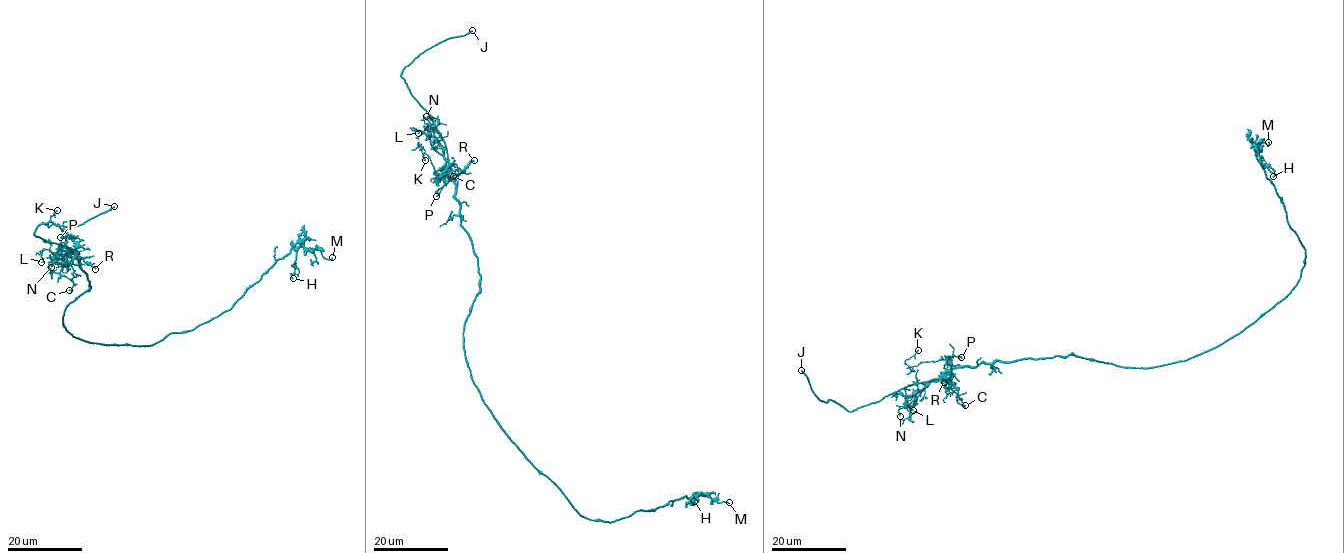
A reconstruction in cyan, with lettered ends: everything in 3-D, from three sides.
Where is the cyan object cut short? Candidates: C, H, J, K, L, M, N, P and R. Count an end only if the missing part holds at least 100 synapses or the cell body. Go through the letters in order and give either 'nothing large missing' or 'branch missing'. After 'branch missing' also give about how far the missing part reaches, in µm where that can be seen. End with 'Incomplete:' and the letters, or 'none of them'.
C: nothing large missing
H: nothing large missing
J: branch missing; about 10 µm are missing
K: nothing large missing
L: nothing large missing
M: nothing large missing
N: nothing large missing
P: nothing large missing
R: nothing large missing
Incomplete: J

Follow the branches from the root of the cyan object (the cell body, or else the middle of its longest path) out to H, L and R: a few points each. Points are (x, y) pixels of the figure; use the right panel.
H: (1138, 368), (1180, 362), (1215, 348), (1296, 284), (1305, 251), (1257, 158), (1258, 150), (1273, 176)
L: (1138, 368), (1071, 355), (954, 367), (931, 381), (917, 396), (906, 397), (906, 407), (913, 410)
R: (1138, 368), (1118, 366), (1073, 355), (1023, 358), (955, 367), (944, 382)

